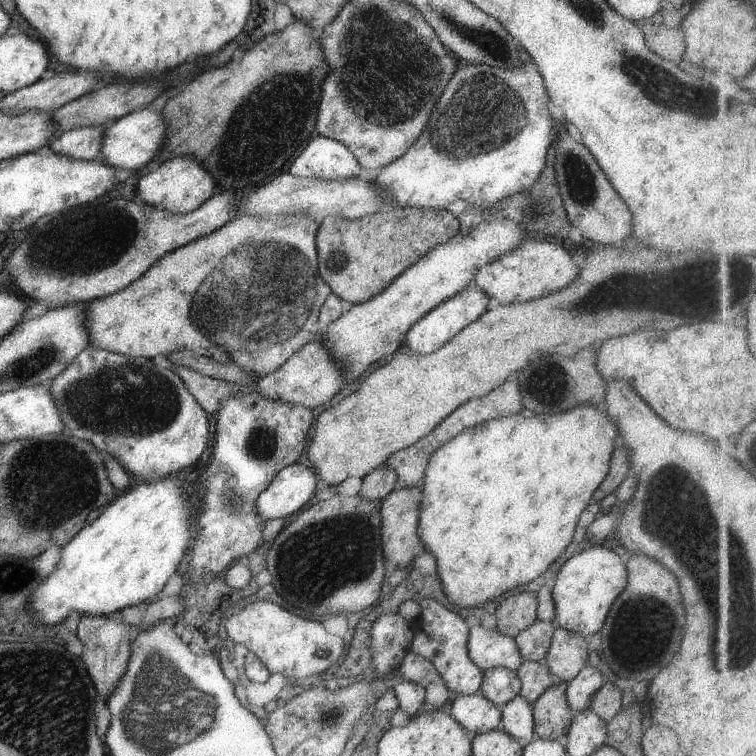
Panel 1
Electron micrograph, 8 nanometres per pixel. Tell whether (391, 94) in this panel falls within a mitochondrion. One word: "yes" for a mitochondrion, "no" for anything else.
yes

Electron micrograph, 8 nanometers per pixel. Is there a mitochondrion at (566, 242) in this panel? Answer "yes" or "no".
no

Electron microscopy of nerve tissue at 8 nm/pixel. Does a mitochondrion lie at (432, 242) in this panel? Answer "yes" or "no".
no

